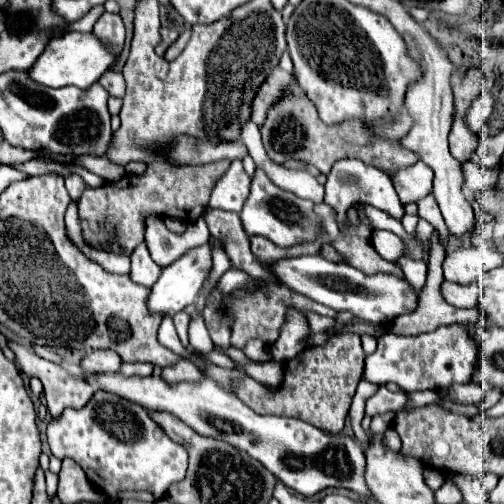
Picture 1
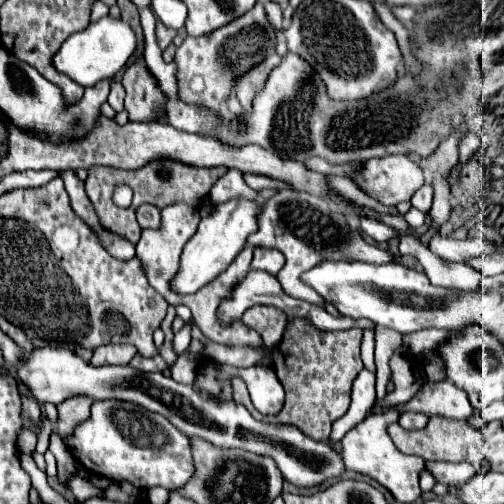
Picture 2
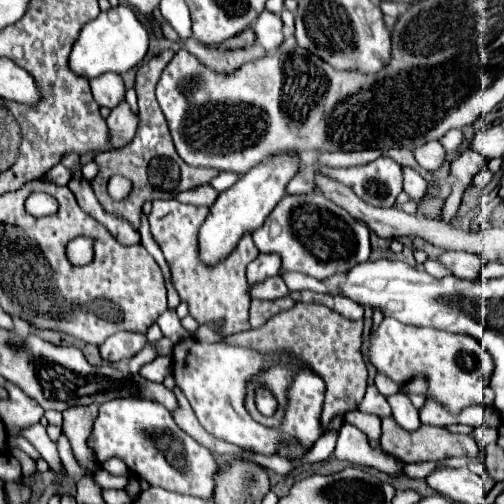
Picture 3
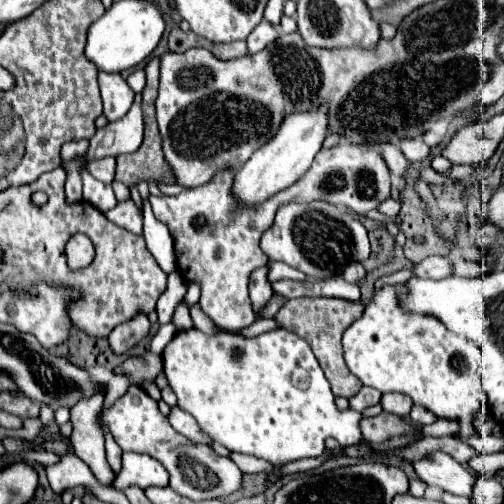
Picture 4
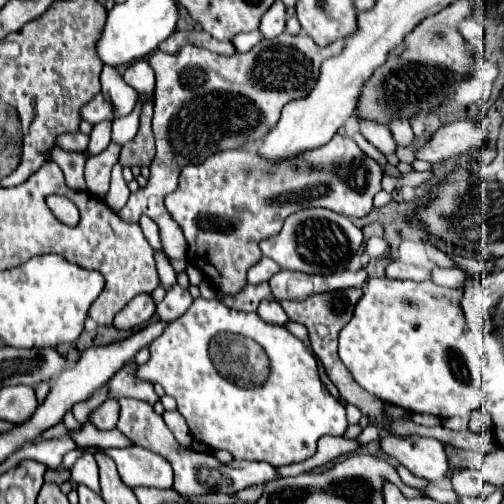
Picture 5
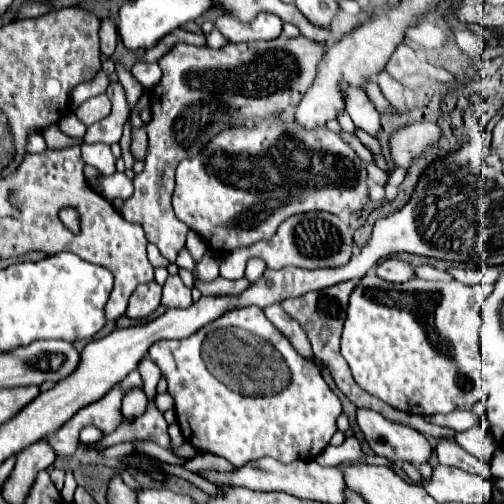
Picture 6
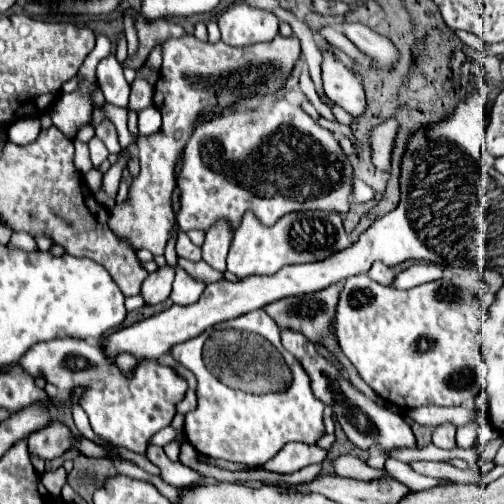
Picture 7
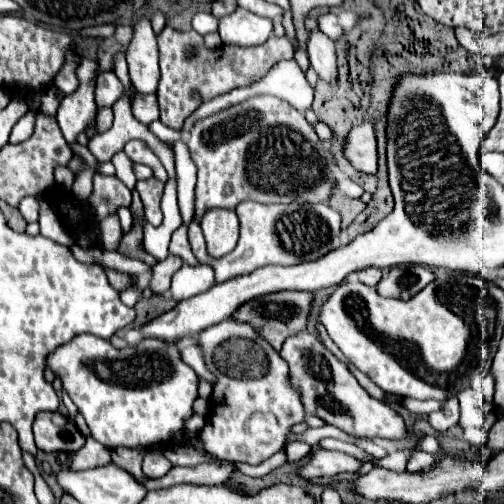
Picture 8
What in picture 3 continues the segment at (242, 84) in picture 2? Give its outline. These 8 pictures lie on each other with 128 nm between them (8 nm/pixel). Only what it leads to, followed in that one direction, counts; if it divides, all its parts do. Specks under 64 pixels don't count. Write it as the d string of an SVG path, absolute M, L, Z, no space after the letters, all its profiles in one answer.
M188 38L184 44L182 44L188 52L192 52L204 66L208 66L212 72L216 74L234 74L240 66L252 62L252 60L258 60L262 58L264 54L268 54L262 46L254 44L254 46L248 46L244 50L232 50L232 52L216 52L216 50L210 50L206 48L204 44L200 44L198 40L194 38Z

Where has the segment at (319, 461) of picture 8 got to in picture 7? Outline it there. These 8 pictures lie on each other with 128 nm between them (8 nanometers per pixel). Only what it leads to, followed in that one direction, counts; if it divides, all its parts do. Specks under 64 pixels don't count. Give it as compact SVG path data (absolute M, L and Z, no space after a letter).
M340 456L340 458L334 462L334 468L336 468L336 474L338 474L338 476L346 476L346 478L354 478L354 480L362 480L362 482L384 480L384 478L390 476L390 472L370 468L364 460L354 458L354 456Z

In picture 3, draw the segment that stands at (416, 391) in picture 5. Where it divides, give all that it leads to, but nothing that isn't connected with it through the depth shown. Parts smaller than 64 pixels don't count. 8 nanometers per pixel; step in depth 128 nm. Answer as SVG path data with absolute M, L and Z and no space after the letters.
M384 318L376 336L370 338L368 356L374 368L390 376L396 384L424 376L430 386L428 396L434 396L452 412L460 412L462 408L476 404L486 408L494 406L494 392L490 390L494 360L474 336L452 334L436 328L412 328L398 320Z

